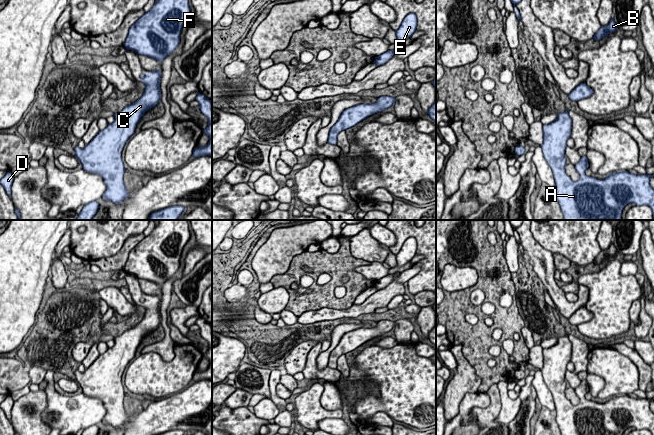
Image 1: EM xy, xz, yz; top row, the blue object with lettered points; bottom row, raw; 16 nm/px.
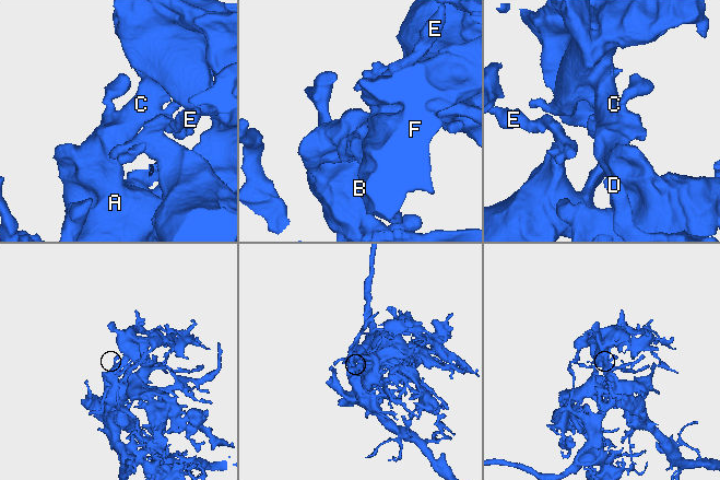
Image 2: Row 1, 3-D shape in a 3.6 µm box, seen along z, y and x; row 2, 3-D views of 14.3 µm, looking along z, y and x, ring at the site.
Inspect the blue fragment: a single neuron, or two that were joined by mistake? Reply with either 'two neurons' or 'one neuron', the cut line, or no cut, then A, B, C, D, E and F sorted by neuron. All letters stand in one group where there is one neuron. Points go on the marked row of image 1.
one neuron | no cut | A B C D E F

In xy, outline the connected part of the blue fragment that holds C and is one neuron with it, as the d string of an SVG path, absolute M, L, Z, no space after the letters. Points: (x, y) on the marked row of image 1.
M159 69L142 74L141 82L145 84L143 95L135 103L113 114L114 122L99 131L83 149L75 147L76 158L82 168L103 177L107 187L102 196L104 200L120 204L129 195L123 180L125 169L121 152L141 117L161 100L161 76Z

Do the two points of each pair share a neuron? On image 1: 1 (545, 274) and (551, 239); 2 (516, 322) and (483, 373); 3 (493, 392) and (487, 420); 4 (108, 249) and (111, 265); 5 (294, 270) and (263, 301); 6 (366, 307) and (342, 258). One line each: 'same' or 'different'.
1: different
2: same
3: same
4: different
5: different
6: different

